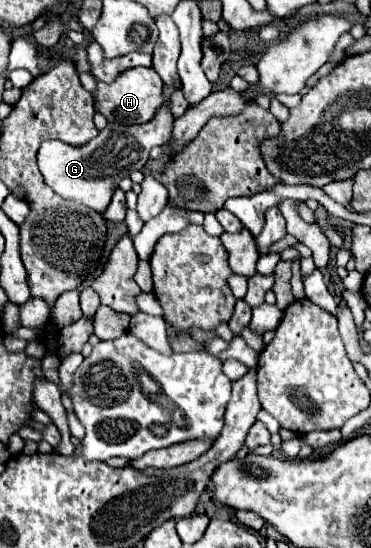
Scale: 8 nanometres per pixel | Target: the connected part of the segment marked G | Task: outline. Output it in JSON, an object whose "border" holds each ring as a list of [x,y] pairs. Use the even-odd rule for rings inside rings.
{"border":[[[168,102],[156,112],[154,120],[142,126],[120,126],[106,124],[100,134],[84,144],[82,148],[72,148],[70,144],[62,144],[58,140],[46,140],[38,150],[38,168],[44,176],[44,182],[62,198],[76,200],[84,206],[94,208],[96,212],[104,212],[112,200],[118,182],[130,176],[134,170],[144,170],[148,162],[148,154],[154,146],[162,146],[170,140],[174,118],[168,112]]]}

